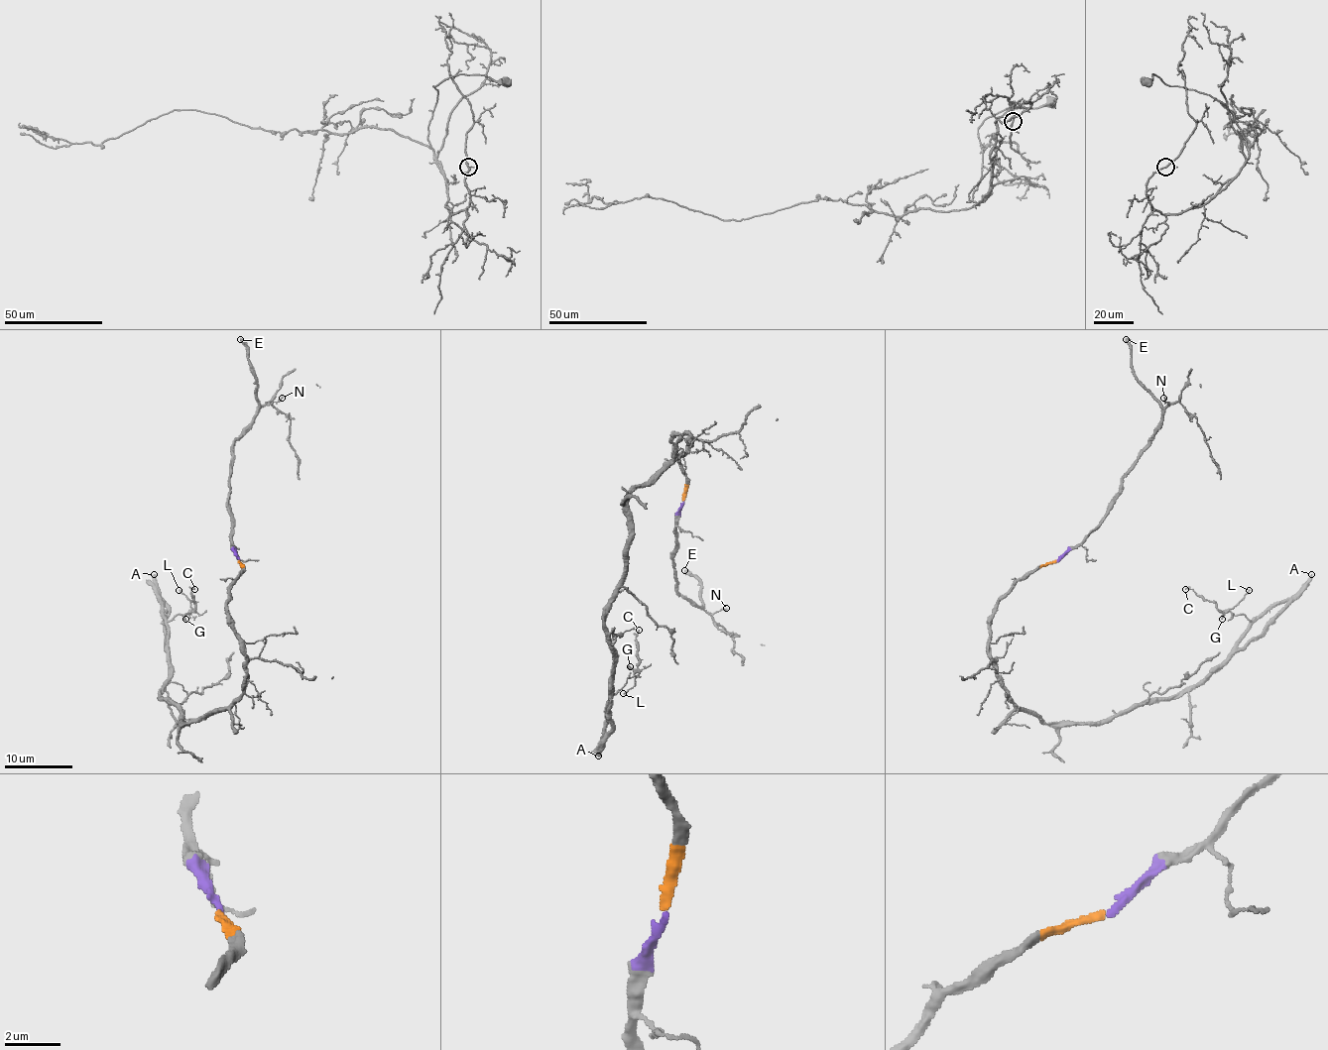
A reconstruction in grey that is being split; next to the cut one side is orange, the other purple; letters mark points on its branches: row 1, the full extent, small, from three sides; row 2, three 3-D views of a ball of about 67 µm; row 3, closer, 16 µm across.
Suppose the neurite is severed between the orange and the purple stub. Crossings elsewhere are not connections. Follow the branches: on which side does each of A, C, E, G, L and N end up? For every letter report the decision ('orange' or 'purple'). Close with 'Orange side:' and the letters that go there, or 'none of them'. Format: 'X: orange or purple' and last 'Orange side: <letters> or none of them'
A: orange
C: orange
E: purple
G: orange
L: orange
N: purple
Orange side: A, C, G, L

